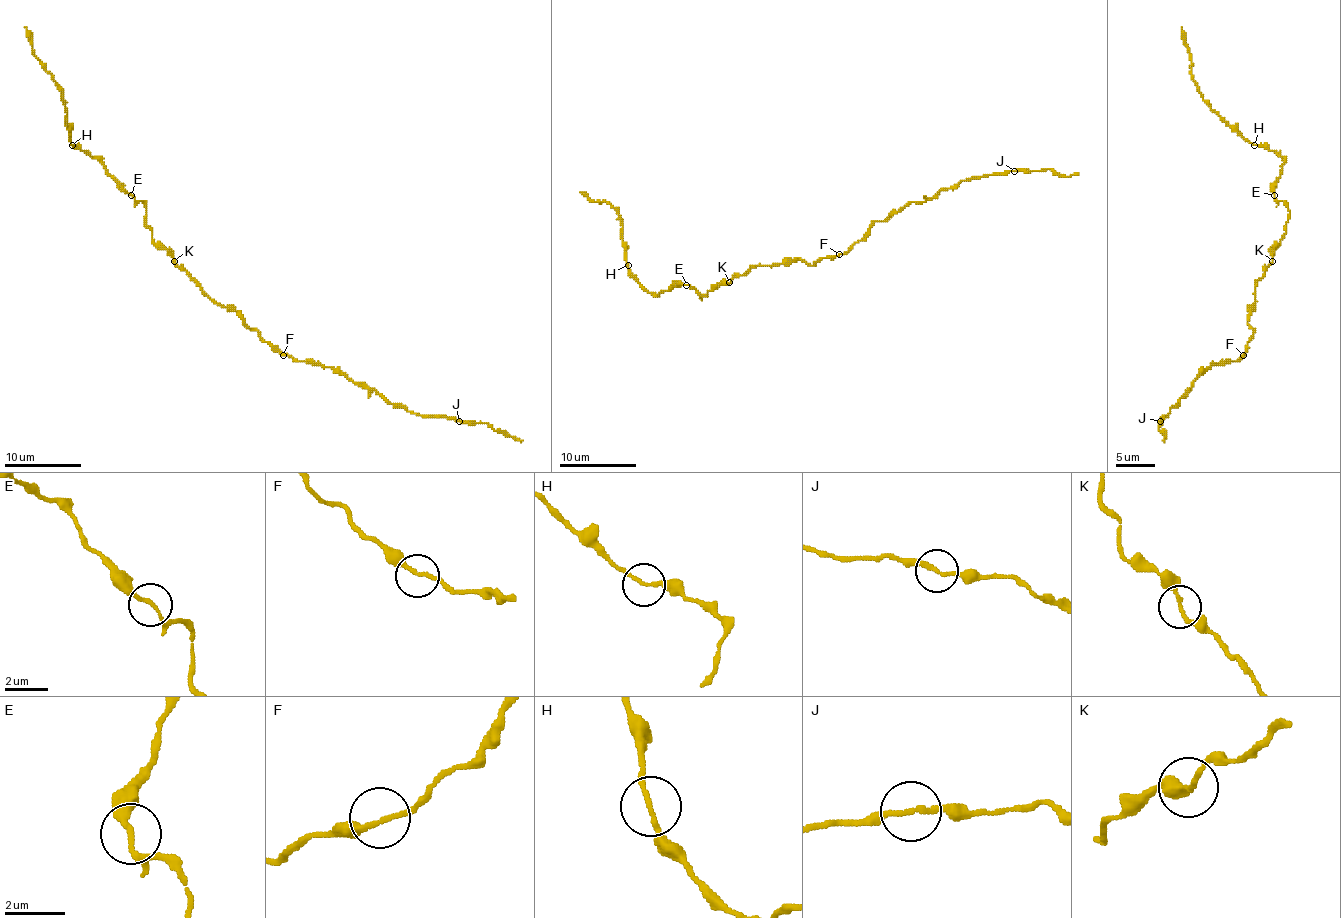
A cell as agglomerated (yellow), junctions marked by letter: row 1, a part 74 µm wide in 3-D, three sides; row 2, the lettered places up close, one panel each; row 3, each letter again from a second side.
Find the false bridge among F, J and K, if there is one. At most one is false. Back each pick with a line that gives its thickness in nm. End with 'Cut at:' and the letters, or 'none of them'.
Cut at: none of them

